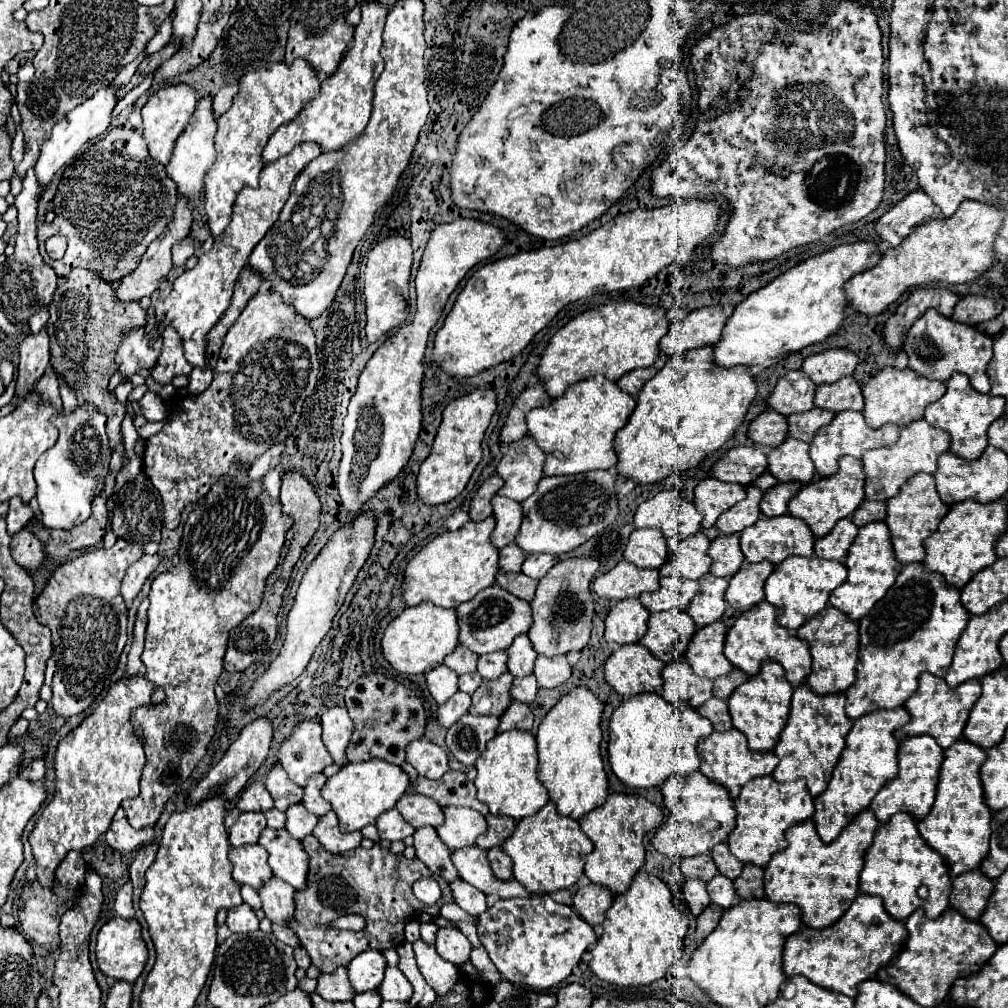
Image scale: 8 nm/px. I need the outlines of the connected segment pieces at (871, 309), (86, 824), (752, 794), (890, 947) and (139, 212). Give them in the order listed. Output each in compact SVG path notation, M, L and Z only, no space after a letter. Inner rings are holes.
M965 200L951 218L921 224L899 246L887 248L873 268L855 274L845 284L843 290L849 306L859 314L877 316L907 288L929 282L963 284L979 278L993 262L993 242L999 236L1003 218L1005 212L991 204Z
M123 676L111 684L99 706L59 742L53 760L55 794L49 806L43 808L29 836L37 862L37 880L43 886L53 886L55 870L69 850L93 846L103 830L109 828L109 822L113 820L121 802L139 794L139 778L145 766L145 754L129 716L137 706L161 702L163 696L163 690L143 676Z
M773 776L765 778L755 778L747 782L741 788L741 794L733 800L735 810L737 810L737 826L729 834L727 846L731 854L741 860L743 864L755 864L765 868L767 862L771 860L773 854L781 852L787 846L785 840L785 830L809 820L815 812L813 798L805 794L805 784L803 782L791 782L791 784L781 784L773 782Z
M859 894L853 900L853 906L849 906L849 910L833 926L825 930L809 930L807 926L801 926L801 930L785 942L783 972L787 978L801 974L825 990L855 998L855 986L875 978L877 970L905 948L905 938L903 922L893 920L885 912L881 898Z
M117 126L109 130L101 140L89 146L81 156L77 156L67 170L63 172L57 194L53 198L55 204L55 220L51 224L37 226L39 252L47 266L55 270L57 276L65 276L73 266L89 266L89 270L97 270L101 278L117 284L123 276L127 276L135 266L139 266L141 254L147 250L147 244L165 230L169 218L173 216L173 206L177 202L177 186L167 176L165 166L157 164L149 156L147 144L143 140L141 130L131 130ZM53 234L63 234L69 242L69 248L61 260L51 260L45 252L45 240Z

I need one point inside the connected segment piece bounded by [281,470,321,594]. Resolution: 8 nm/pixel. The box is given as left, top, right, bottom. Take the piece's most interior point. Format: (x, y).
(298, 497)

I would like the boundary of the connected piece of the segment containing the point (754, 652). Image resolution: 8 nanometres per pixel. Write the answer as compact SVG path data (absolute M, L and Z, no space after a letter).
M759 602L735 620L725 636L725 656L735 668L743 670L747 676L755 676L765 660L775 660L785 668L787 680L795 686L805 682L811 670L809 644L801 642L797 636L777 624L777 608L769 606L769 602Z

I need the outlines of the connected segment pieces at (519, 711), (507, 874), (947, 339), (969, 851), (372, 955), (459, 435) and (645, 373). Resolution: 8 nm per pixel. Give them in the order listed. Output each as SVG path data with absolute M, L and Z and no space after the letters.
M511 702L511 706L505 710L505 714L499 718L497 734L507 730L531 730L533 726L533 712L523 702Z
M493 848L487 854L489 854L489 862L491 862L493 876L497 880L509 880L511 878L511 862L509 862L507 854L503 854L501 848Z
M927 310L907 332L903 350L909 356L909 368L923 374L929 380L947 382L951 378L951 372L967 374L971 380L971 386L979 390L981 394L989 394L991 382L987 376L987 364L993 356L993 340L981 332L977 332L971 326L953 322L937 310Z
M961 738L949 748L945 748L945 760L941 764L935 804L927 818L917 822L921 838L943 856L951 878L977 870L981 860L989 852L991 812L983 800L983 788L979 778L981 762L985 762L985 750L971 744L969 740Z
M367 950L357 954L347 966L349 982L357 994L375 990L381 984L381 974L385 970L385 958L377 950Z
M491 388L473 390L445 406L441 426L431 446L431 454L425 458L417 474L417 494L421 502L437 506L453 500L457 494L463 492L475 466L481 460L481 440L485 436L485 430L489 426L495 408L497 408L497 396Z
M637 368L637 370L631 370L629 374L625 374L625 376L617 382L617 386L619 386L621 390L625 390L629 396L637 398L639 392L641 392L641 388L645 386L645 382L647 382L649 378L653 378L655 372L657 372L655 368Z

